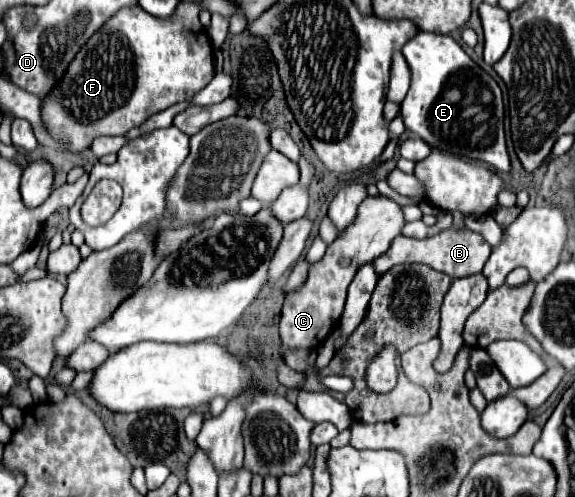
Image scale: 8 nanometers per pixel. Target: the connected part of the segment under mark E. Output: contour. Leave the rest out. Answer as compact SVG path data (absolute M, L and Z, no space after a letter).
M418 32L414 40L406 42L402 54L412 72L410 92L400 106L406 130L420 136L434 150L484 162L496 172L508 172L510 158L502 128L504 104L496 80L452 36Z

